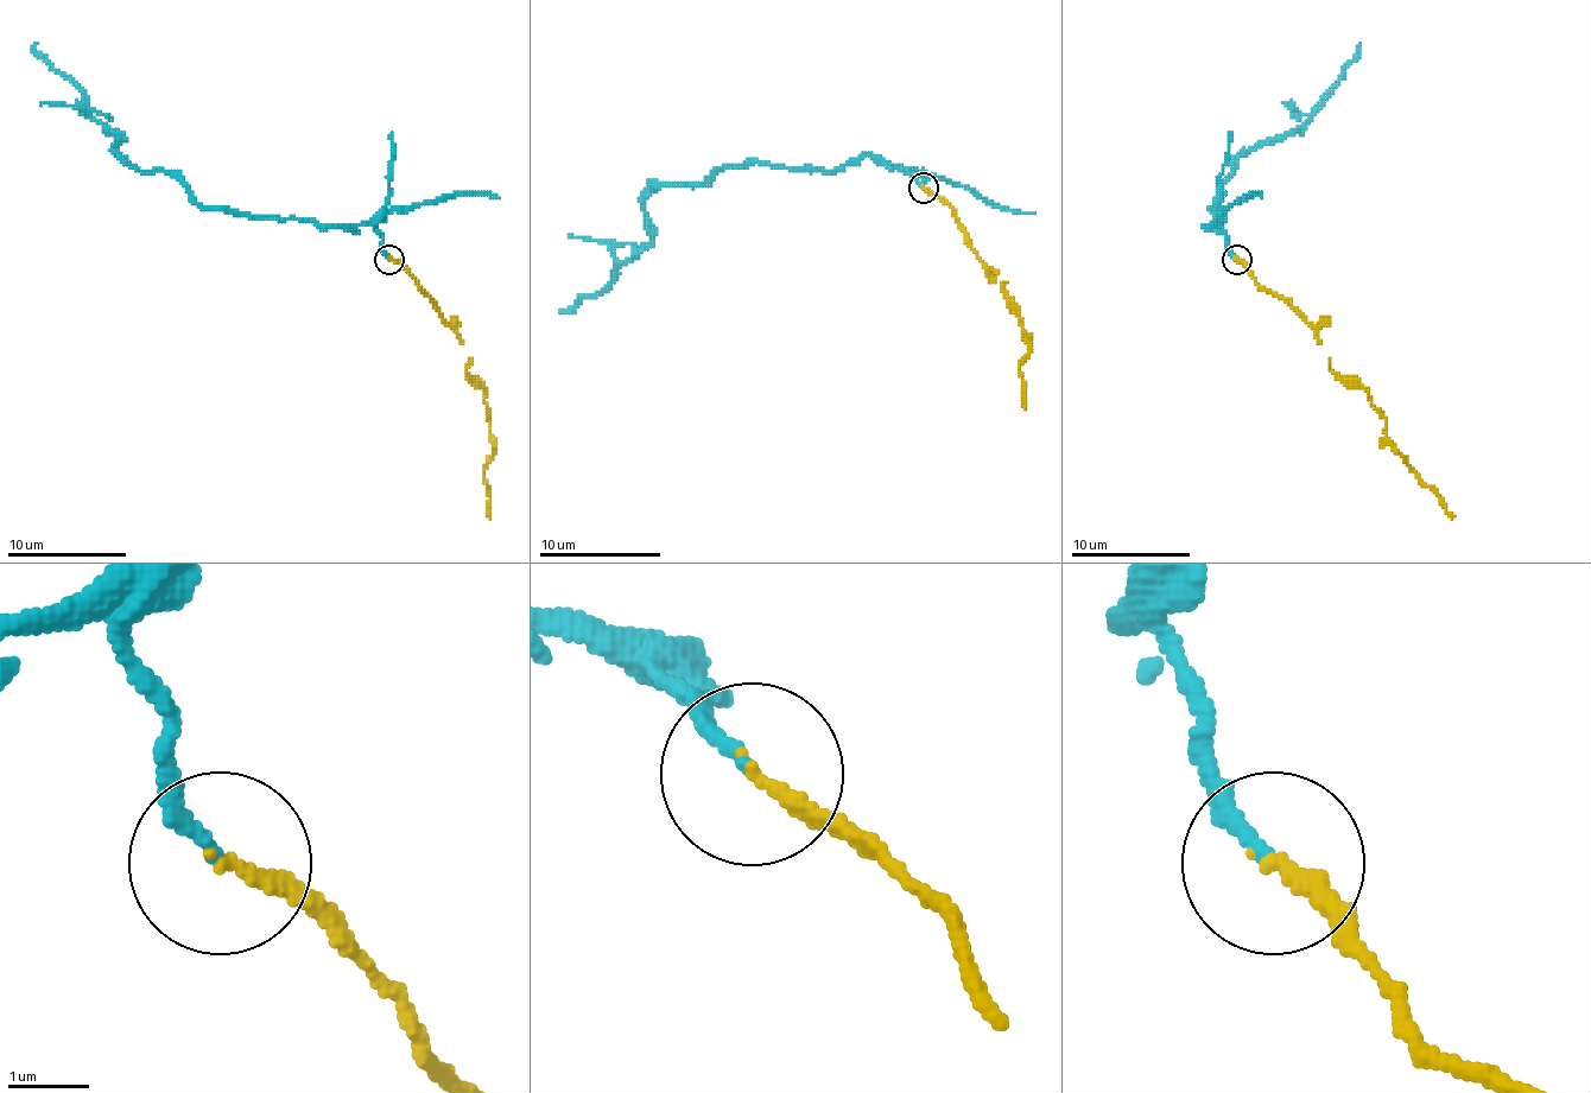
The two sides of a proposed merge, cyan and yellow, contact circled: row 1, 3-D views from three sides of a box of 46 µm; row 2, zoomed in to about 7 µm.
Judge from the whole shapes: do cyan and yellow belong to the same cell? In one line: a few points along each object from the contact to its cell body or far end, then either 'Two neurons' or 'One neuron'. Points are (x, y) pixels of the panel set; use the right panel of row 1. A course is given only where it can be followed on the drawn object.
Course of cyan: (1235, 260), (1228, 236), (1204, 224), (1219, 218), (1216, 189), (1249, 150), (1282, 141), (1314, 112), (1360, 43). Course of yellow: (1237, 260), (1314, 331), (1330, 367), (1350, 376), (1366, 391), (1386, 420), (1389, 444), (1440, 499), (1452, 519). Two neurons

